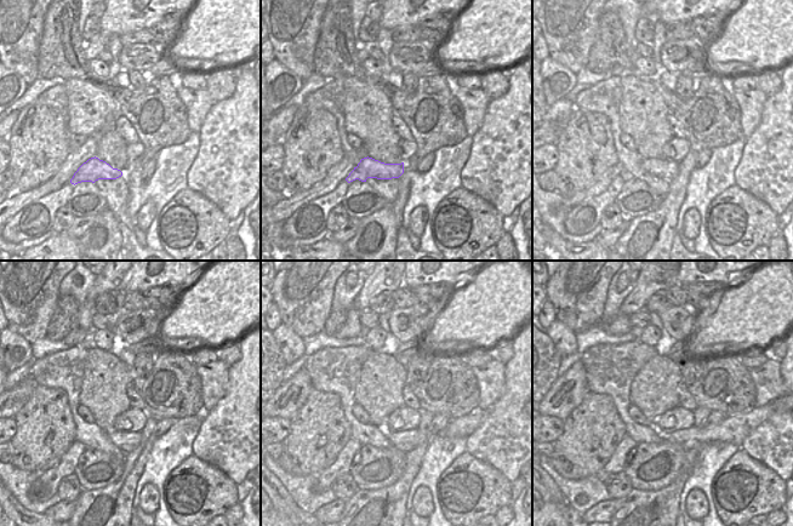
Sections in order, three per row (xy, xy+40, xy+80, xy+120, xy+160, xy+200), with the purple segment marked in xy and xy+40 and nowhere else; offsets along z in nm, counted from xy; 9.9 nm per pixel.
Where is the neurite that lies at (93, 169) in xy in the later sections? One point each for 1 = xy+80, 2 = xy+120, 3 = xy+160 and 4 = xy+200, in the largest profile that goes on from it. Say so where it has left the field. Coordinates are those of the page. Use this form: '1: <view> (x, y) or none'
1: xy+80 (667, 169)
2: xy+120 (127, 441)
3: xy+160 (465, 426)
4: xy+200 (734, 429)

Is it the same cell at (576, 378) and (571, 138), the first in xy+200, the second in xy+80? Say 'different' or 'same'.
different

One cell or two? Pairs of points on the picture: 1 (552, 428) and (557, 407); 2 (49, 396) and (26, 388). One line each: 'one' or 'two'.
1: two
2: two

